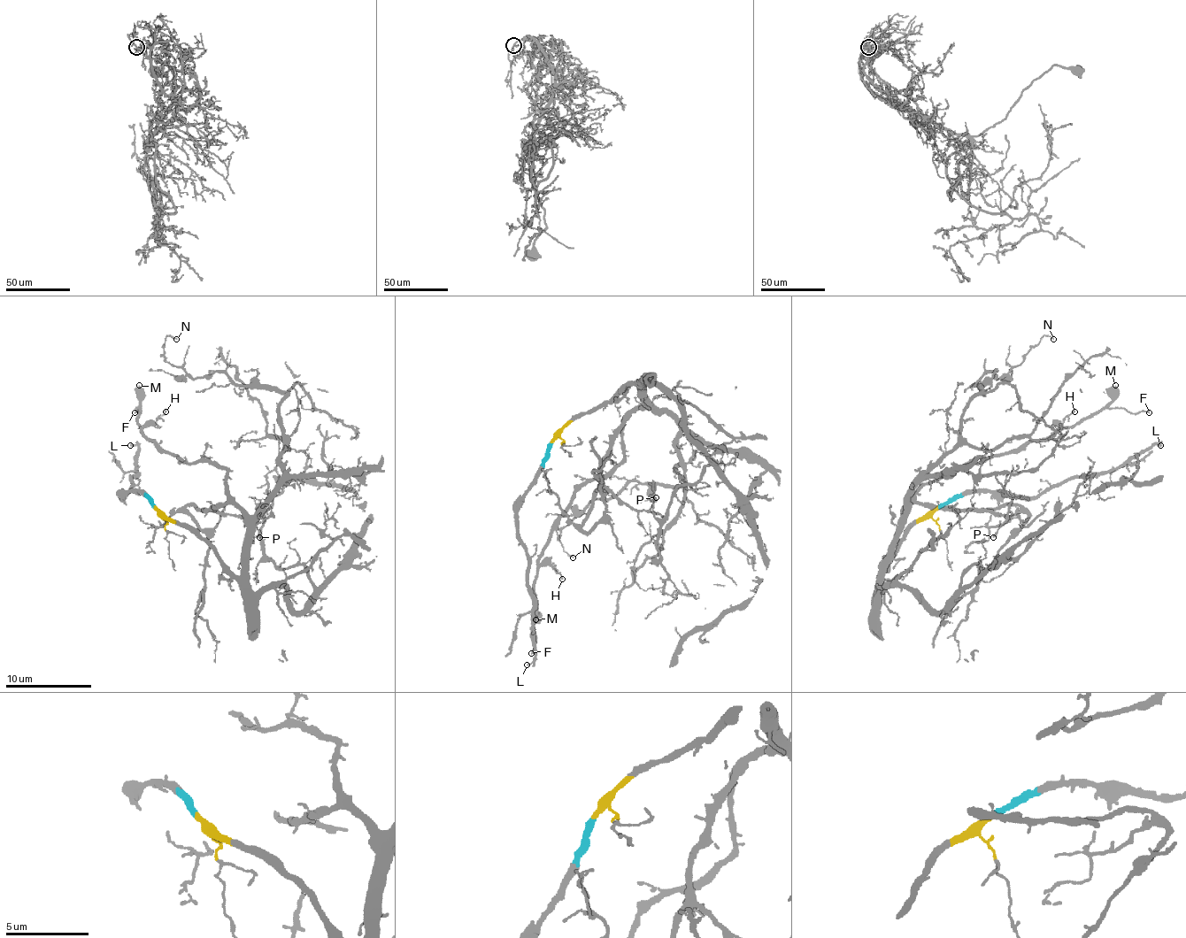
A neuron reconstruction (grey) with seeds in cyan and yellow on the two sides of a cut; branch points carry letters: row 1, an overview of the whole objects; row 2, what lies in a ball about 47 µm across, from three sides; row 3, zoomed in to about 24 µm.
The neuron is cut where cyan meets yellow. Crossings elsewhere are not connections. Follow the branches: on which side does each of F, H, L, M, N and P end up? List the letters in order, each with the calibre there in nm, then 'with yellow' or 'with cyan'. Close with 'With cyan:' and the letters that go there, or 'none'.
F: 170 nm thick; with yellow
H: 120 nm thick; with yellow
L: 170 nm thick; with cyan
M: 600 nm thick; with yellow
N: 110 nm thick; with yellow
P: 160 nm thick; with yellow
With cyan: L

